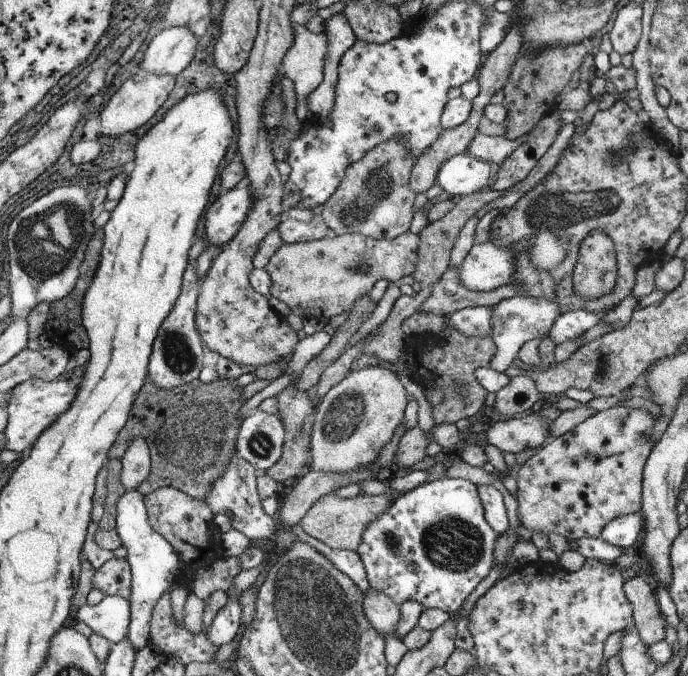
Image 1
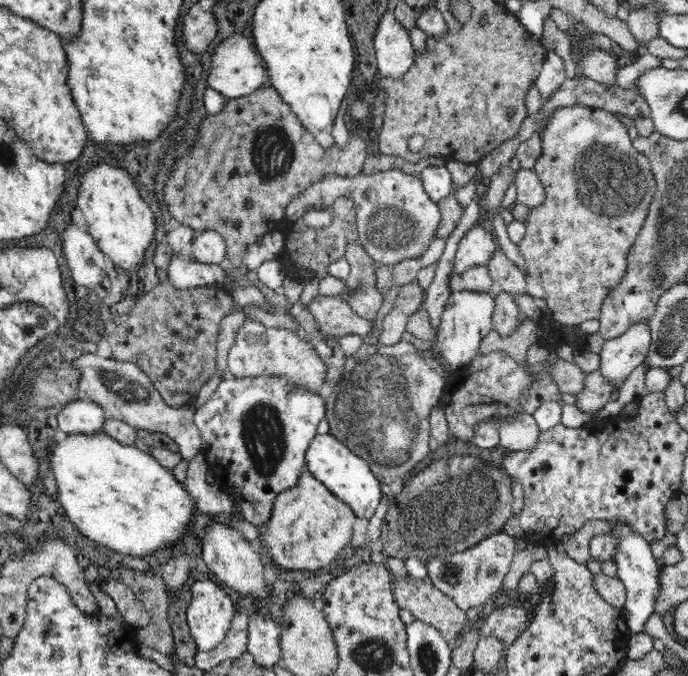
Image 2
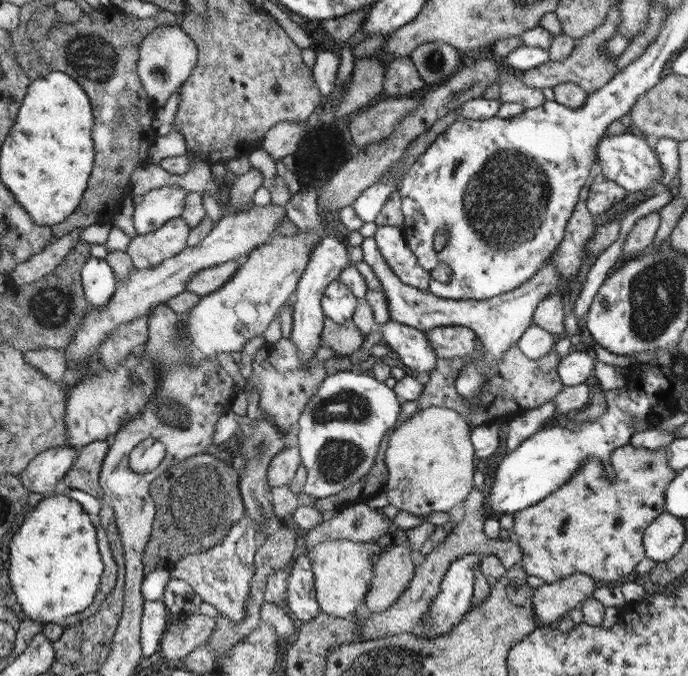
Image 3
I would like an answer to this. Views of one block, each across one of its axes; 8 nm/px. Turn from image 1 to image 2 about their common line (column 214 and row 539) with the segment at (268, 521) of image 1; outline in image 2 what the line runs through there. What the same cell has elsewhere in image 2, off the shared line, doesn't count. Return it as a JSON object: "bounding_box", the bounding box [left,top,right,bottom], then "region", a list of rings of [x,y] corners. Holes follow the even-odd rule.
{"bounding_box":[426,528,518,612],"region":[[[504,528],[498,530],[496,536],[490,536],[490,540],[482,540],[476,548],[470,548],[466,552],[456,552],[454,556],[440,556],[432,558],[426,568],[430,582],[442,590],[448,598],[454,600],[458,608],[468,612],[474,606],[486,604],[490,598],[498,596],[504,590],[504,578],[510,572],[512,560],[518,554],[514,540],[504,534]]]}

